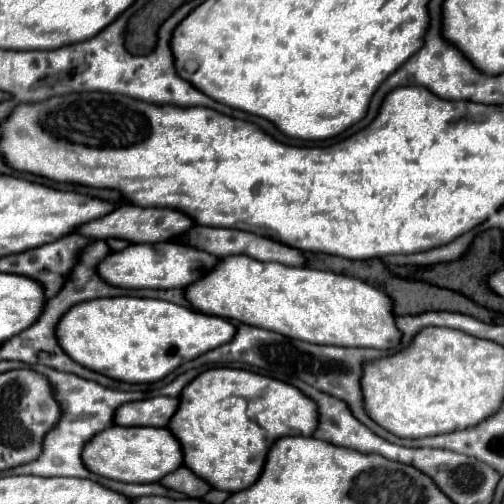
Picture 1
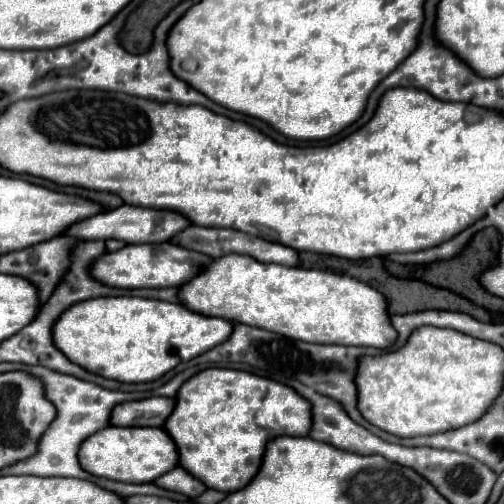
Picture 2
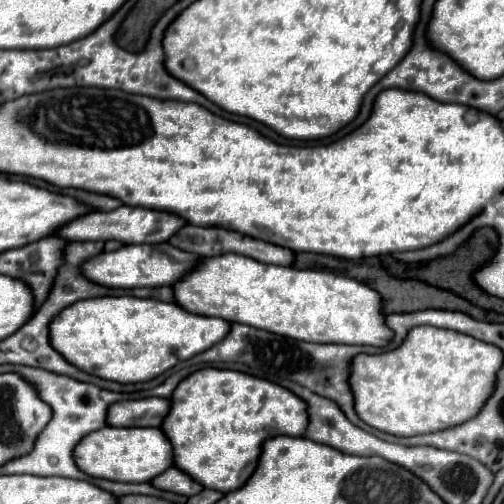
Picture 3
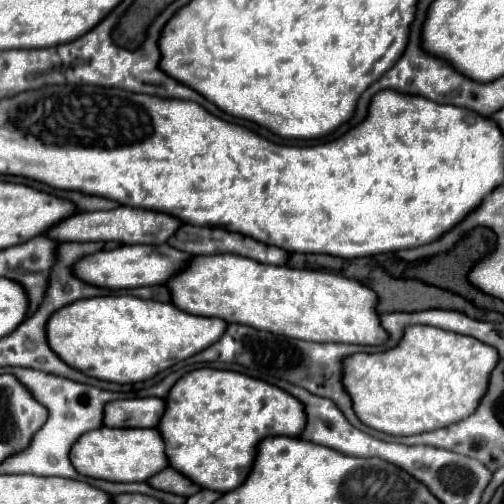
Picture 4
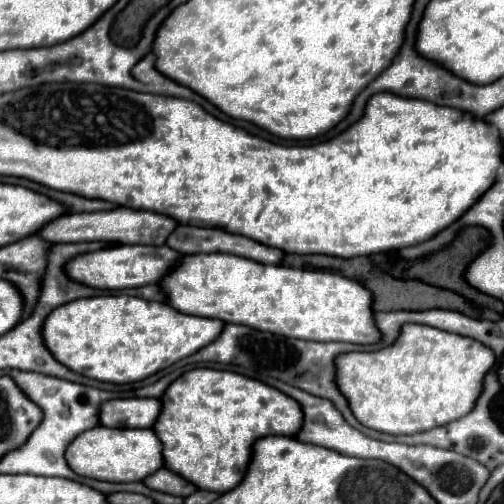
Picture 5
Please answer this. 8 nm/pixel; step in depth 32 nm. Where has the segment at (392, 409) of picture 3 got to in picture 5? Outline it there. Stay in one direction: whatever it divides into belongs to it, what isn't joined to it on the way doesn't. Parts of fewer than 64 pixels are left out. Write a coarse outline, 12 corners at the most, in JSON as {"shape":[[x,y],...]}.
{"shape":[[404,324],[336,356],[356,420],[416,434],[474,408],[490,348]]}

